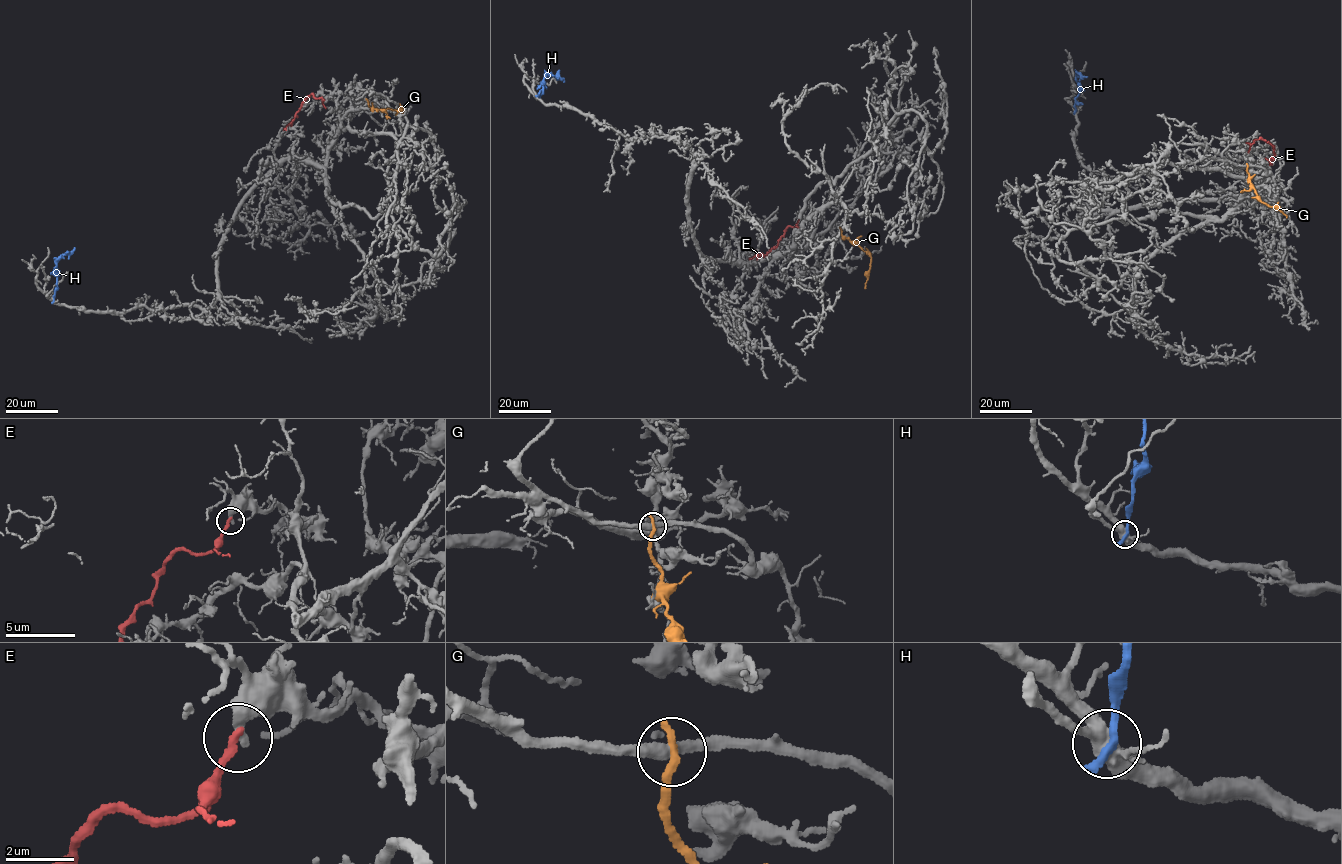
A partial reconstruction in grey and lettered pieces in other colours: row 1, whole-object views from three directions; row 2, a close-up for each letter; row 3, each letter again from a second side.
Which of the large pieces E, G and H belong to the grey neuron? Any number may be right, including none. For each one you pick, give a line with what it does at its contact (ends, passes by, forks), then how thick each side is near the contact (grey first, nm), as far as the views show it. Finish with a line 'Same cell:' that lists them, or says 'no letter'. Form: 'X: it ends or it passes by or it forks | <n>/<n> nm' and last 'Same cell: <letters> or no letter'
Same cell: no letter

